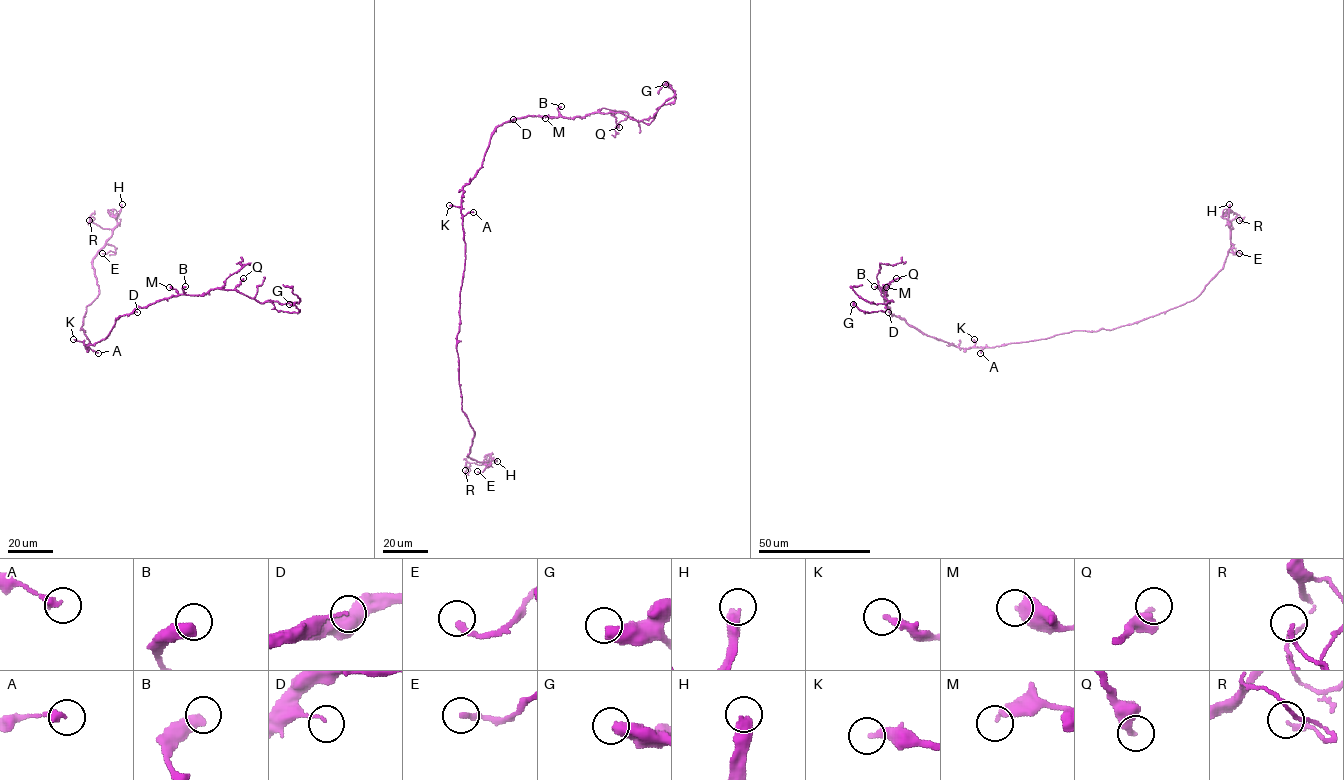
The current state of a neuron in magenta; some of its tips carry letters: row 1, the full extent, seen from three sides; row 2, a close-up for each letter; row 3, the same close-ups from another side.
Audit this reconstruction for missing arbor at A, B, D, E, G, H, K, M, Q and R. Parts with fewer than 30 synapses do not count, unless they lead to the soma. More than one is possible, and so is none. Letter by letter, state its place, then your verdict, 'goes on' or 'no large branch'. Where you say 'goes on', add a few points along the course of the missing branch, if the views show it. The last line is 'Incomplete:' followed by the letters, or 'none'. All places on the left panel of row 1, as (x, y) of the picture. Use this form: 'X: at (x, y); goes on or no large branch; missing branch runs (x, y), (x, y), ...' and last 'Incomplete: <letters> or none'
A: at (98, 353); no large branch
B: at (185, 286); no large branch
D: at (137, 312); no large branch
E: at (102, 253); no large branch
G: at (289, 304); no large branch
H: at (122, 204); goes on; missing branch runs (122, 204), (122, 184), (110, 181), (97, 170), (88, 170), (78, 180), (66, 183), (74, 163)
K: at (73, 339); no large branch
M: at (169, 287); no large branch
Q: at (243, 278); goes on; missing branch runs (243, 278), (249, 271), (247, 267), (224, 272)
R: at (89, 220); no large branch
Incomplete: H, Q

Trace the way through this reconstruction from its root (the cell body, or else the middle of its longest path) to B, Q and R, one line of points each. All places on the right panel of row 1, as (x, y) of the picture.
B: (985, 347), (963, 349), (923, 334), (892, 314), (885, 304), (885, 294), (874, 286)
Q: (985, 347), (956, 347), (923, 334), (892, 314), (885, 304), (885, 291), (881, 289), (896, 278)
R: (985, 347), (1073, 331), (1113, 330), (1193, 300), (1222, 268), (1230, 247), (1230, 221), (1239, 220)

